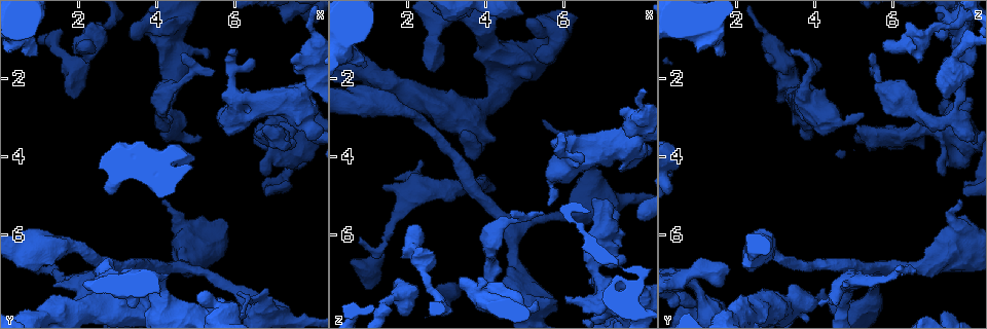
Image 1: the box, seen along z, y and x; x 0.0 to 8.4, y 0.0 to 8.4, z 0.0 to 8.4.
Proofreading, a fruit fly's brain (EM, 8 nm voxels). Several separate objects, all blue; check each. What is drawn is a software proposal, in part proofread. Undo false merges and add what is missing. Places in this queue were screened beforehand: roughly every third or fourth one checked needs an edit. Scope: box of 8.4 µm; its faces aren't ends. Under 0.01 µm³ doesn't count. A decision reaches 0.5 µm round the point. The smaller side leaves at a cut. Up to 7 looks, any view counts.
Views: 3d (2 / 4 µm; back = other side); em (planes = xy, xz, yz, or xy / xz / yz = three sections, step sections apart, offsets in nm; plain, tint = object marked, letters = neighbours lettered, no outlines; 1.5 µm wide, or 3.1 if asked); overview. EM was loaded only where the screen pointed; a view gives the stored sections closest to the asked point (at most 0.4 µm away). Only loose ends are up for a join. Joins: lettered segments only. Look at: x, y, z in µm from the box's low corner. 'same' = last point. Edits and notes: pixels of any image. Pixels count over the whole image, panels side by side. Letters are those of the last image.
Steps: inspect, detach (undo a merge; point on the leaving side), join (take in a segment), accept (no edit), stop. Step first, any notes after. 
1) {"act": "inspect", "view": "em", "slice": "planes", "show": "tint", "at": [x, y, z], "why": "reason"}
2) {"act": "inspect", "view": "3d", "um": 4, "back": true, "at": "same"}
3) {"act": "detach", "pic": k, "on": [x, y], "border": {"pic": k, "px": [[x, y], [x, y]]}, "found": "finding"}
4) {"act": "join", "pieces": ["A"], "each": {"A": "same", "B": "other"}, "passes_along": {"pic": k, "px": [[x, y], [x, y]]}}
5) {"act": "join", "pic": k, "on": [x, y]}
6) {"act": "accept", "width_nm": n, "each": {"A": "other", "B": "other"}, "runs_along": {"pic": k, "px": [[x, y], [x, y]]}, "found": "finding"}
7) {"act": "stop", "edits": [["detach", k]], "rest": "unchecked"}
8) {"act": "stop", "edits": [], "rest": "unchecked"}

{"act": "inspect", "view": "3d", "um": 4, "at": [6.70, 7.75, 4.50], "why": "calibre changes"}

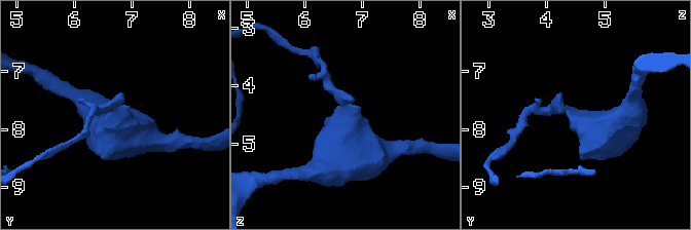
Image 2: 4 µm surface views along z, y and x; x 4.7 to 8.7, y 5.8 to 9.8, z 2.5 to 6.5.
{"act": "inspect", "view": "em", "slice": "xz", "step": 8, "show": "tint", "at": [6.65, 7.85, 4.50]}

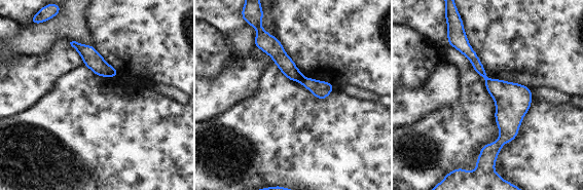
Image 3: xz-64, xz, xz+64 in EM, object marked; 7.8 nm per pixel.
{"act": "inspect", "view": "em", "slice": "xz", "step": 8, "show": "letters", "at": "same", "why": "see the neighbours"}

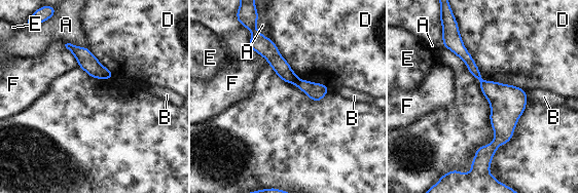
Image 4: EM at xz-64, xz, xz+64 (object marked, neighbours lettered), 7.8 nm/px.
{"act": "detach", "pic": 4, "on": [281, 67], "longest_contact_nm": ["D", 650], "each": {"A": "other", "B": "other", "D": "other", "E": "other", "F": "other"}, "found": "a second neuron is stuck on"}

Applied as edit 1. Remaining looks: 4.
{"act": "inspect", "view": "em", "slice": "planes", "show": "letters", "at": [5.55, 1.75, 5.45]}

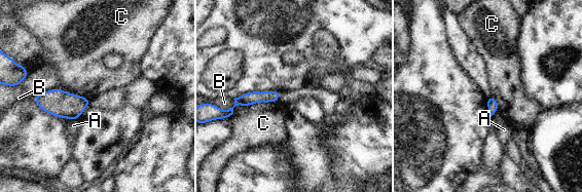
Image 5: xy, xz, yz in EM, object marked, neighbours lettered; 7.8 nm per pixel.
{"act": "accept", "each": {"A": "other", "B": "other", "C": "other"}, "found": "none of them fits"}

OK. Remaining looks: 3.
{"act": "inspect", "view": "em", "slice": "planes", "show": "letters", "at": [0.95, 1.45, 1.75], "why": "thick end"}

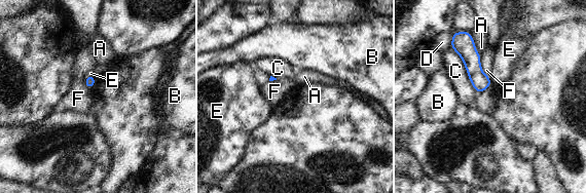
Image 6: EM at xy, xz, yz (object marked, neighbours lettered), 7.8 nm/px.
{"act": "accept", "each": {"A": "other", "B": "other", "C": "other", "D": "other", "E": "other", "F": "other"}, "found": "no lettered segment goes on from it"}

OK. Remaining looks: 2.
{"act": "stop", "edits": [["detach", 4]], "rest": "unchecked"}

